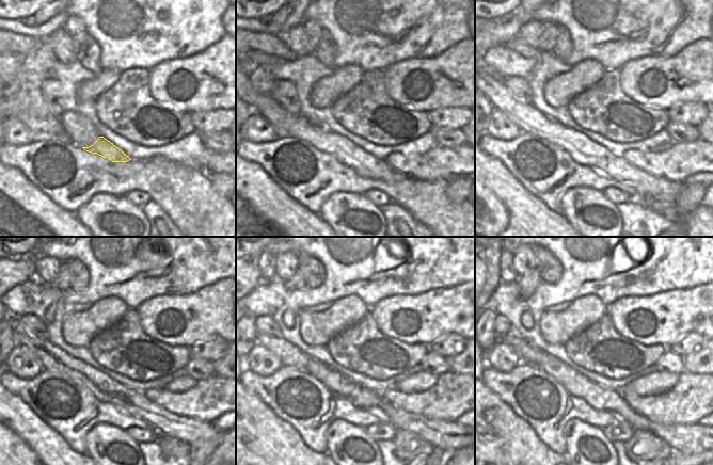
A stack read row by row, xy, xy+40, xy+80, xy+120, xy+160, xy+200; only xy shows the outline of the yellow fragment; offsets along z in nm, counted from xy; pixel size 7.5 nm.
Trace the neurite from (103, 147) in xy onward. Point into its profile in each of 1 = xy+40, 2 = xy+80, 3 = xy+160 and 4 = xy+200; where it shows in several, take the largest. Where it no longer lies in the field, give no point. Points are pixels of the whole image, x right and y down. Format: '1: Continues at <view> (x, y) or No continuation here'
1: Continues at xy+40 (343, 149)
2: Continues at xy+80 (584, 150)
3: Continues at xy+160 (445, 435)
4: Continues at xy+200 (684, 437)

